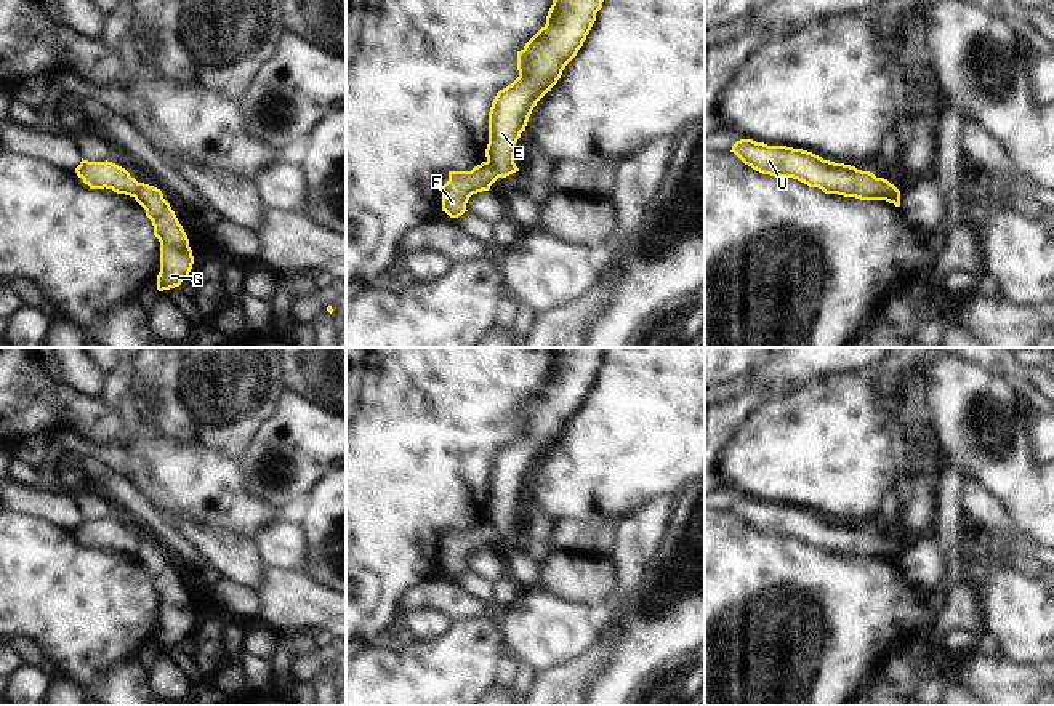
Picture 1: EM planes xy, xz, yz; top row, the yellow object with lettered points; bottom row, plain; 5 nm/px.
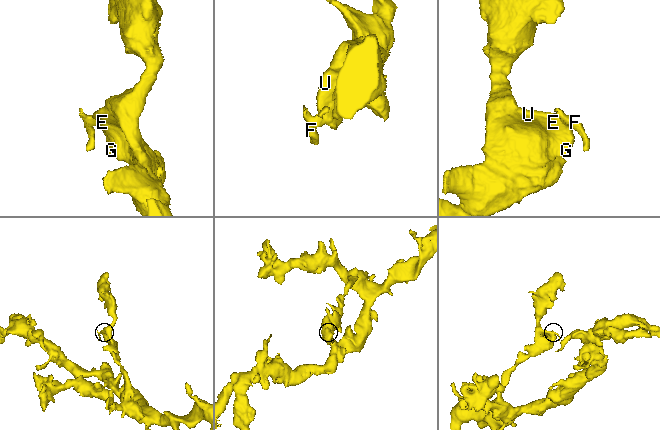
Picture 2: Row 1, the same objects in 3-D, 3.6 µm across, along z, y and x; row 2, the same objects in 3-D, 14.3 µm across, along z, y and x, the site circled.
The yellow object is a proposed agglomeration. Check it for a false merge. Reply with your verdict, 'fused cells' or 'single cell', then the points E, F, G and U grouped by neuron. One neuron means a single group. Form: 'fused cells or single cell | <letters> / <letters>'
fused cells | E G U / F

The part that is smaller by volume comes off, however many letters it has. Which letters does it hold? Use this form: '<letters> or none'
F

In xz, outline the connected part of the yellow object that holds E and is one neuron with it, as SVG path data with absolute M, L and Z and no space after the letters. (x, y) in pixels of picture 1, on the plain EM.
M559 347L546 375L546 383L517 410L519 435L500 448L489 471L487 520L498 536L506 536L519 527L514 522L516 501L525 490L537 461L557 442L565 424L577 415L589 392L596 371L602 367L609 347Z

